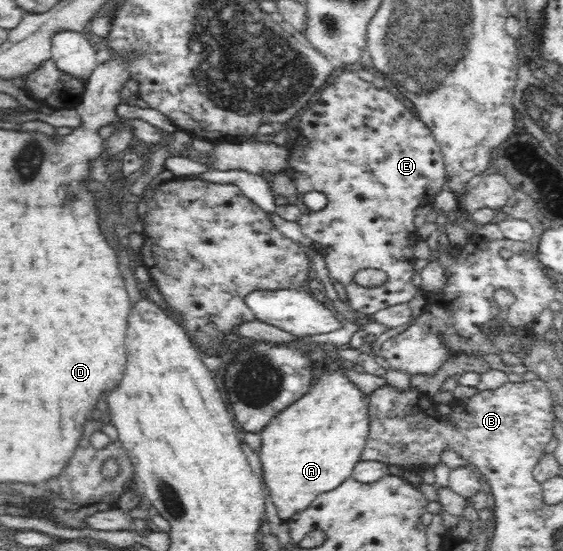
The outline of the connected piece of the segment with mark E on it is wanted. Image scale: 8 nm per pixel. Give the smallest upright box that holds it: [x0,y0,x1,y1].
[287,70,446,316]

